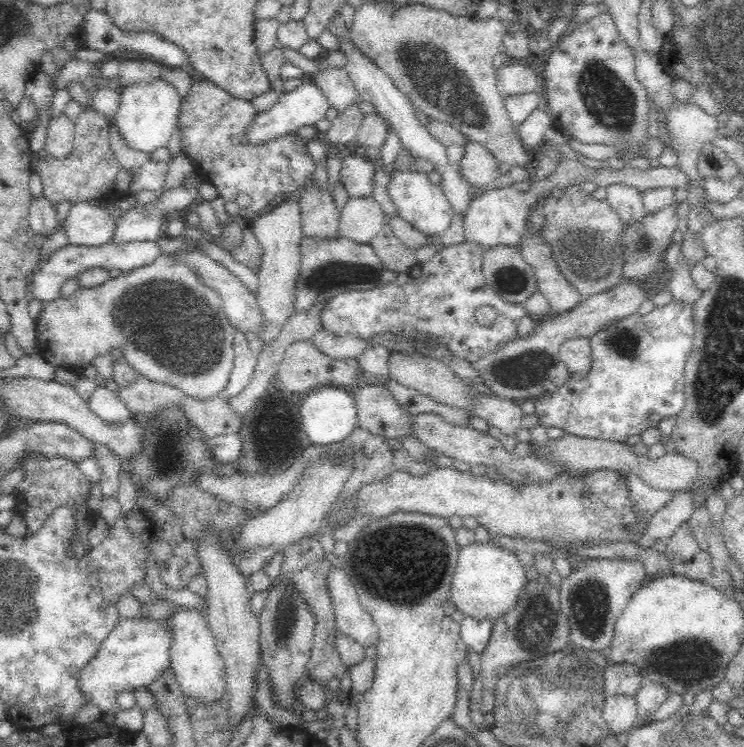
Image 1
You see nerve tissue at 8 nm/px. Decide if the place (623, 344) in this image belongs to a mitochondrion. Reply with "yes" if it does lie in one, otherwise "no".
yes

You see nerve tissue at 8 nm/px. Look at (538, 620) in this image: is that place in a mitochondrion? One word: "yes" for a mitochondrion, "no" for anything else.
yes

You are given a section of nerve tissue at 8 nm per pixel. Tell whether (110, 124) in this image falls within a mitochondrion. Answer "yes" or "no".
no

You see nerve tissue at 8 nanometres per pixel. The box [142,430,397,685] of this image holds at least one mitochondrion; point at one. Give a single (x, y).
(284, 628)

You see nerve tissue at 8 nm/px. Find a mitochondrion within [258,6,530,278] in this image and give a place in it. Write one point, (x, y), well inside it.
(439, 73)

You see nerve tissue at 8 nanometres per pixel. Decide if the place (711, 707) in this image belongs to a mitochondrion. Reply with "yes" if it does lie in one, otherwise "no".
no

